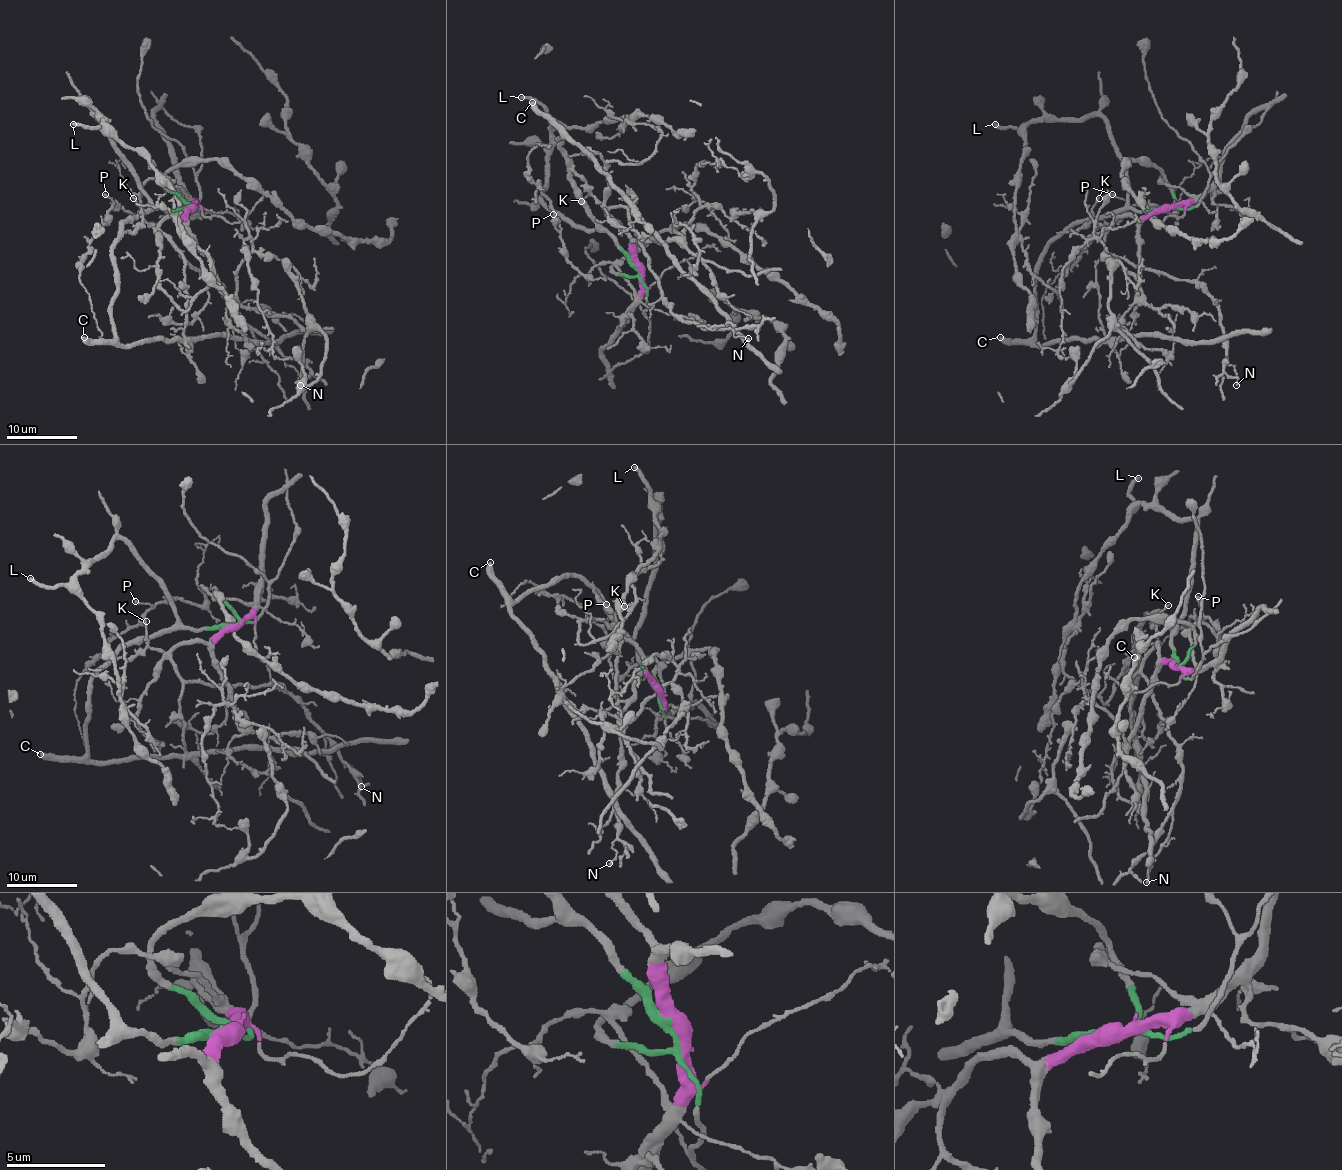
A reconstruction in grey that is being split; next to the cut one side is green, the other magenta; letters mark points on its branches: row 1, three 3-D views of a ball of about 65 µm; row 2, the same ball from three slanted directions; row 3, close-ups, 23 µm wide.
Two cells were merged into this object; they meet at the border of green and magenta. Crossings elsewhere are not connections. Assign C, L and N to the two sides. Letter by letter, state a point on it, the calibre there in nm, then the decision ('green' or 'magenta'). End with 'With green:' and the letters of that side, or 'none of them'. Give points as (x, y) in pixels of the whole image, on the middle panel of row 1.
C: place (532, 102); calibre 420 nm; green
L: place (521, 97); calibre 320 nm; green
N: place (748, 338); calibre 120 nm; magenta
With green: C, L

